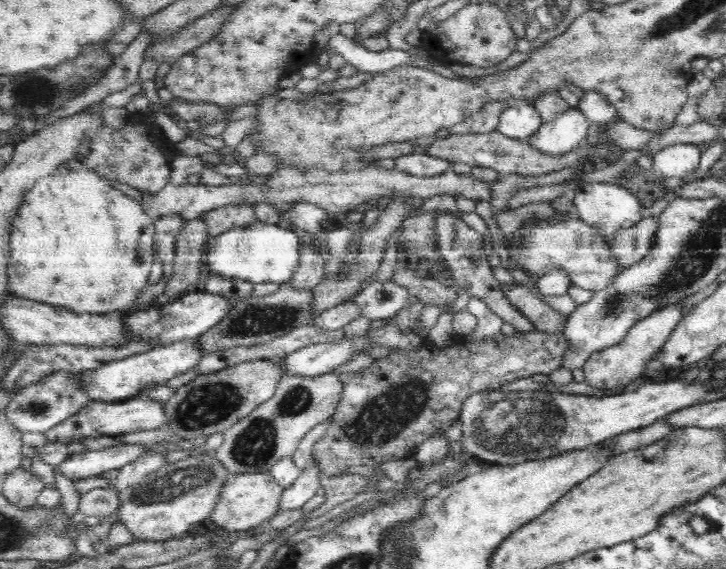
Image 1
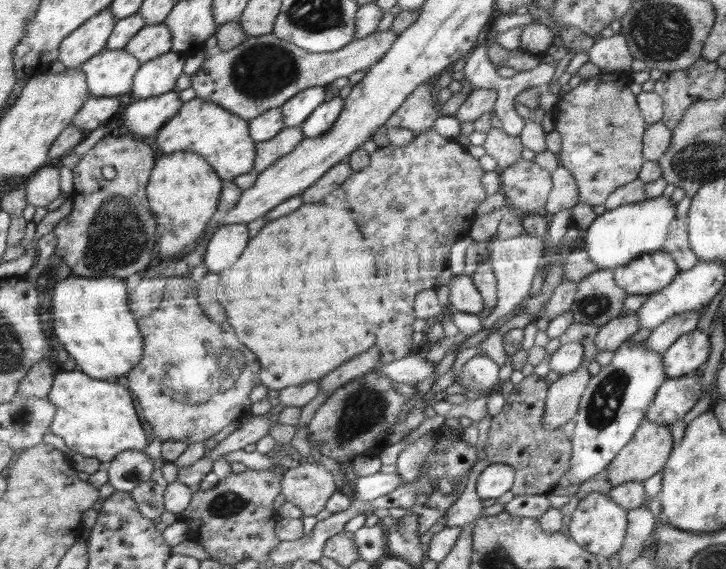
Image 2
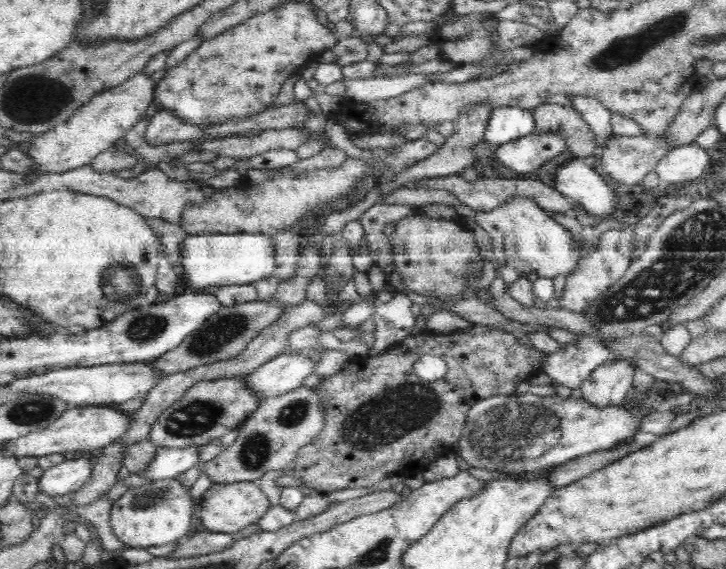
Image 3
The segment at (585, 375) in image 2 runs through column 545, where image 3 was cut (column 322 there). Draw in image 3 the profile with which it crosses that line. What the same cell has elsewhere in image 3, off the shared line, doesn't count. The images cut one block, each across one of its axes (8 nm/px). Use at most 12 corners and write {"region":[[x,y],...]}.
{"region":[[315,388],[266,398],[231,446],[213,483],[285,470],[323,429]]}

